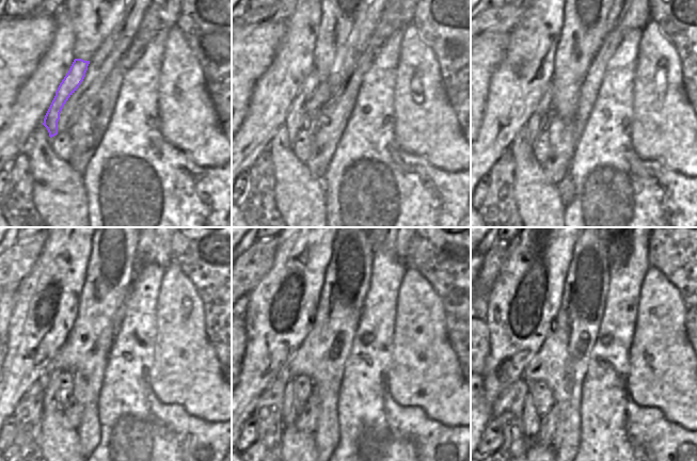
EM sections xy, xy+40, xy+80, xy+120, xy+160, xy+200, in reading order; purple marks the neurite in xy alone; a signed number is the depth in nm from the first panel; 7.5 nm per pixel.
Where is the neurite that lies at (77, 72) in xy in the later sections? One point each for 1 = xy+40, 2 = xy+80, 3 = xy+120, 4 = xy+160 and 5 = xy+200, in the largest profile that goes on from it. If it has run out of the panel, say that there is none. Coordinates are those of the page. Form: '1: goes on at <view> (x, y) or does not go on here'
1: goes on at xy+40 (296, 120)
2: goes on at xy+80 (537, 122)
3: goes on at xy+120 (49, 402)
4: goes on at xy+160 (289, 414)
5: goes on at xy+200 (531, 417)

